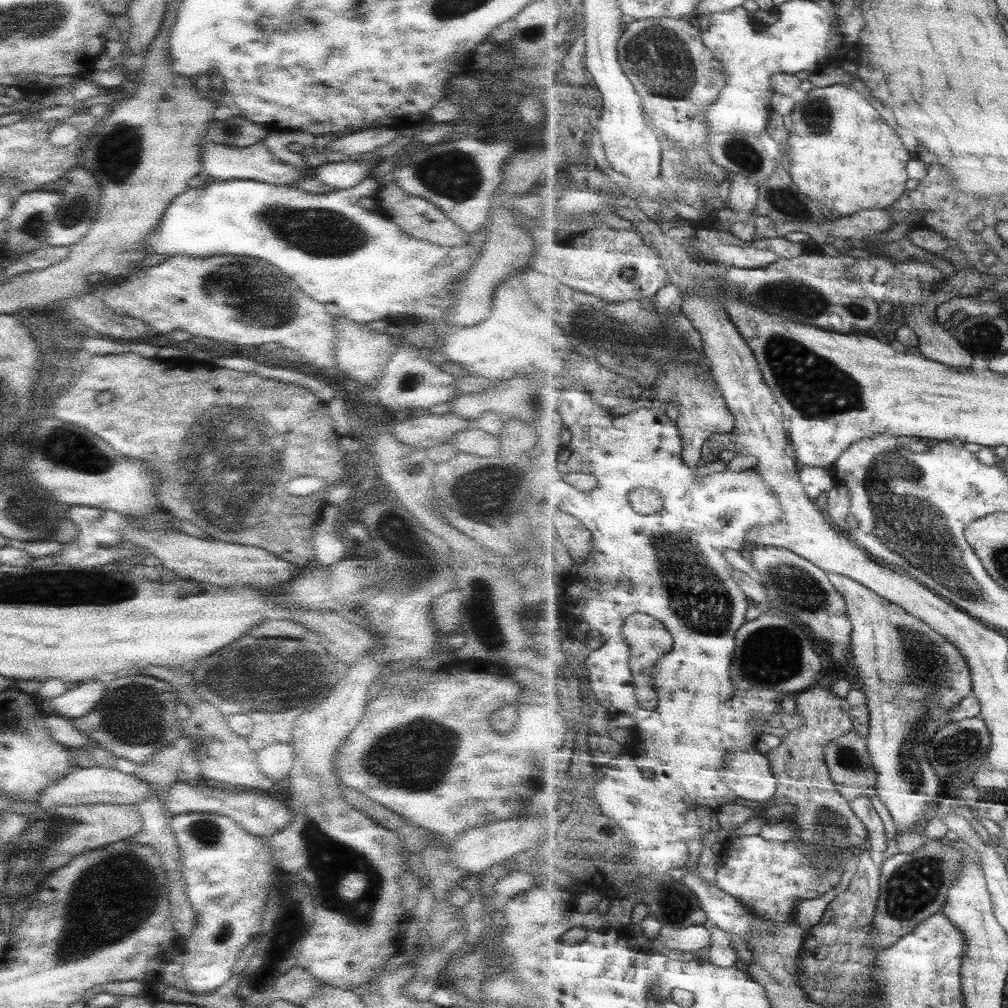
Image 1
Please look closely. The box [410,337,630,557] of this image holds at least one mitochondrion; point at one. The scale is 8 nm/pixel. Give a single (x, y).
(470, 492)

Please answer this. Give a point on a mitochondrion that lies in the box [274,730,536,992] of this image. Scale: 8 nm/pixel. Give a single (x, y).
(330, 861)

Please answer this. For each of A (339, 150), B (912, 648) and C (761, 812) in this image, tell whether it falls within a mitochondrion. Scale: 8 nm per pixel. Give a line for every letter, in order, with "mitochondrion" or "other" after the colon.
A: other
B: mitochondrion
C: other

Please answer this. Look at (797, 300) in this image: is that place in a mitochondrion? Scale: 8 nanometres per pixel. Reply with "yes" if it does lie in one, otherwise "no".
yes

